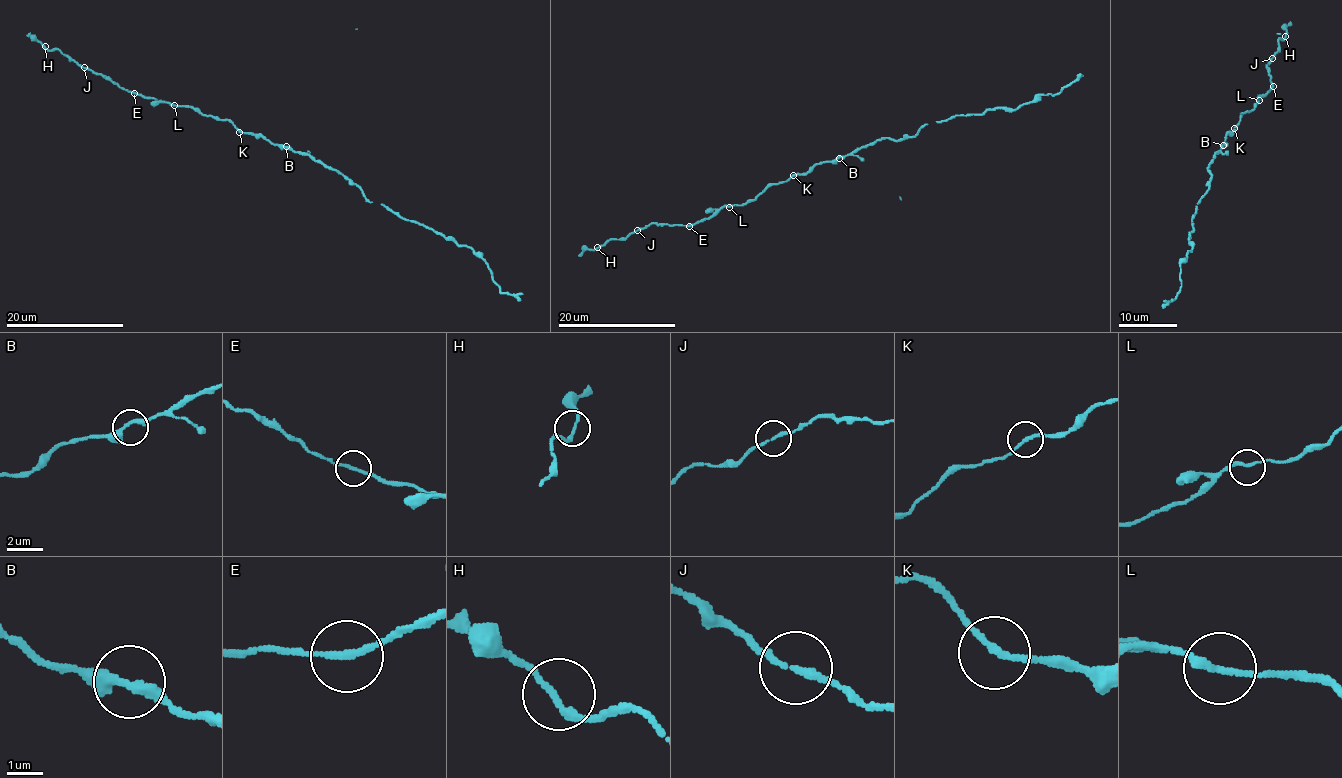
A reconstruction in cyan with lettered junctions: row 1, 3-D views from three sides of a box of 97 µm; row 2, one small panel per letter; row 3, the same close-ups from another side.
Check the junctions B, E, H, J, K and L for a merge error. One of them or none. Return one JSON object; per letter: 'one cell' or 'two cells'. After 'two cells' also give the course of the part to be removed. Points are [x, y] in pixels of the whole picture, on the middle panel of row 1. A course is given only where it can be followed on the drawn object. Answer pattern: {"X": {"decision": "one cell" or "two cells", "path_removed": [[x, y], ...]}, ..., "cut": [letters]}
{"B": {"decision": "one cell"}, "E": {"decision": "one cell"}, "H": {"decision": "one cell"}, "J": {"decision": "one cell"}, "K": {"decision": "one cell"}, "L": {"decision": "one cell"}, "cut": []}

